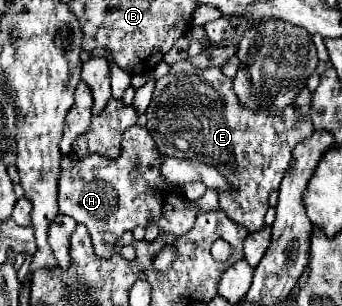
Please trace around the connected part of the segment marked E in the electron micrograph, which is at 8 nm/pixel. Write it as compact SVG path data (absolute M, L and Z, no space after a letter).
M187 59L171 67L171 71L157 79L151 105L147 107L147 129L155 139L159 151L175 159L199 159L219 167L235 183L235 191L219 195L225 215L249 229L249 233L265 227L265 213L269 209L269 193L275 191L291 163L293 147L307 139L313 131L309 117L311 91L303 89L291 107L269 117L267 109L249 111L239 105L233 93L233 81L221 69L197 69Z

